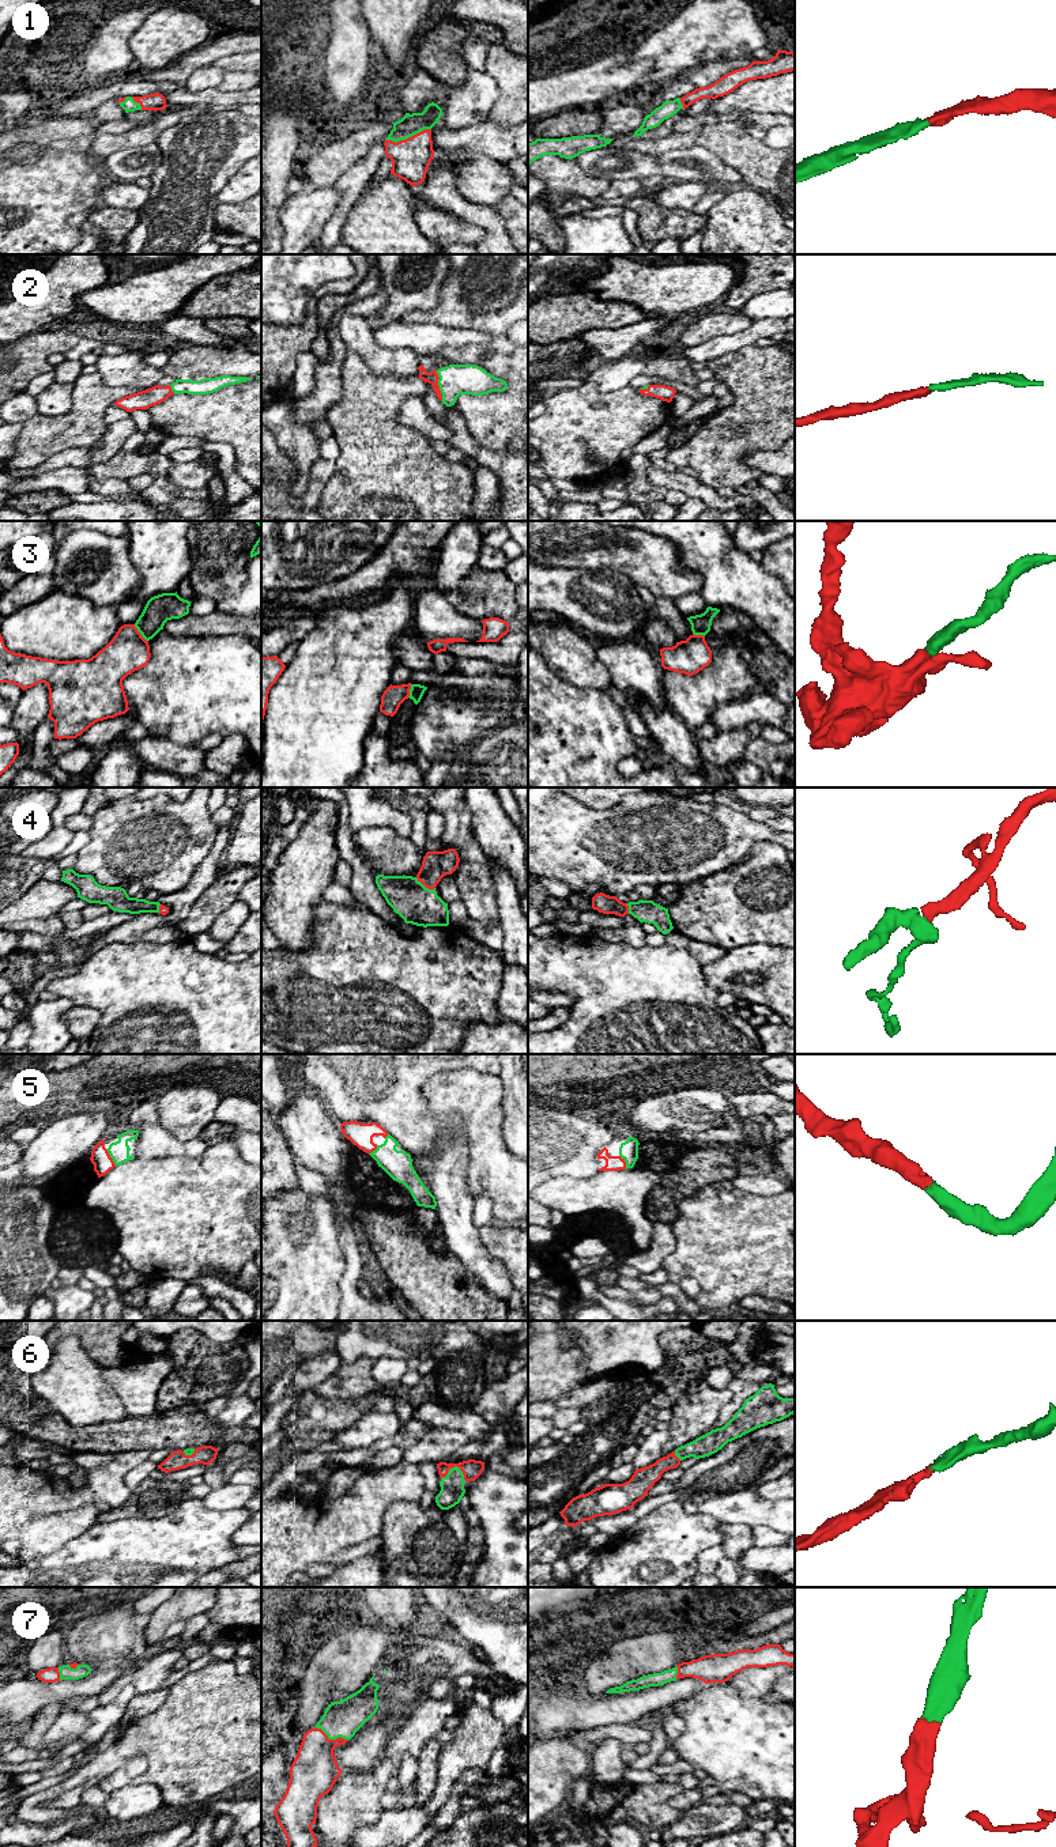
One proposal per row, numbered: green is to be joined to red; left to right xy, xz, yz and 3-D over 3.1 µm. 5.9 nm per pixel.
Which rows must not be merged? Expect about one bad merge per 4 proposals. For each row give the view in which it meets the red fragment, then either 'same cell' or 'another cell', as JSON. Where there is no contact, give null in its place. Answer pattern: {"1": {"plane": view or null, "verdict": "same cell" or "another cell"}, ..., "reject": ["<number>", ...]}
{"1": {"plane": "xz", "verdict": "same cell"}, "2": {"plane": "xz", "verdict": "same cell"}, "3": {"plane": "xy", "verdict": "another cell"}, "4": {"plane": "xz", "verdict": "same cell"}, "5": {"plane": "xy", "verdict": "same cell"}, "6": {"plane": "xz", "verdict": "same cell"}, "7": {"plane": "xz", "verdict": "same cell"}, "reject": ["3"]}

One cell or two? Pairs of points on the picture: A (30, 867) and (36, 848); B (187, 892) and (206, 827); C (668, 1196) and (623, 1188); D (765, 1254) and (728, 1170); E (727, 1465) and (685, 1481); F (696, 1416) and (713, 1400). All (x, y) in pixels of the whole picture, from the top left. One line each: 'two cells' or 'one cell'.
A: two cells
B: two cells
C: two cells
D: two cells
E: one cell
F: one cell

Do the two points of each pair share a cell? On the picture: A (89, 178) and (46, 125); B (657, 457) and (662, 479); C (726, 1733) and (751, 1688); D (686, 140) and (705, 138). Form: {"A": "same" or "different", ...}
{"A": "different", "B": "different", "C": "different", "D": "different"}

